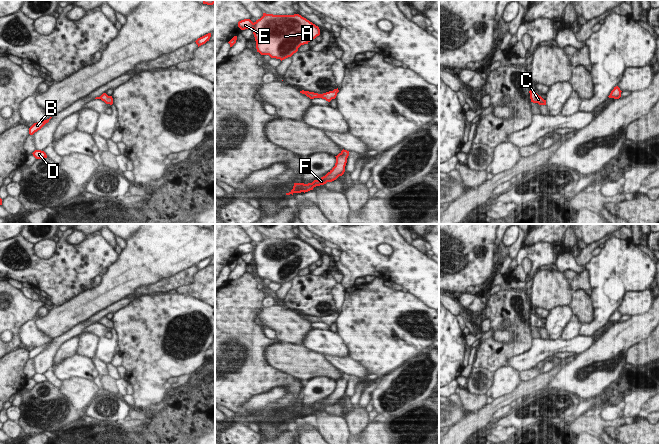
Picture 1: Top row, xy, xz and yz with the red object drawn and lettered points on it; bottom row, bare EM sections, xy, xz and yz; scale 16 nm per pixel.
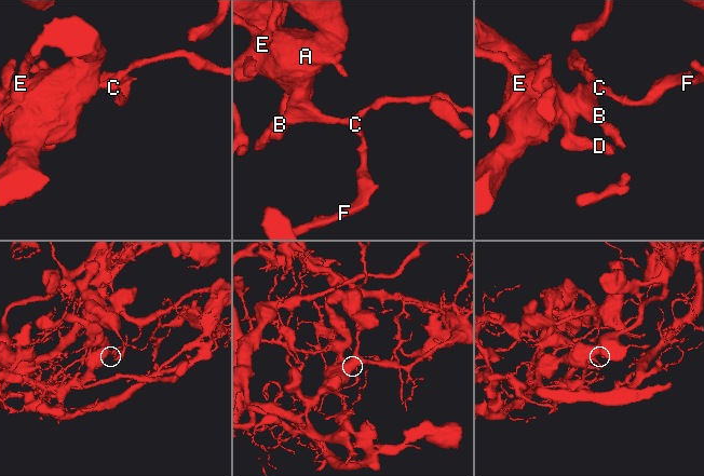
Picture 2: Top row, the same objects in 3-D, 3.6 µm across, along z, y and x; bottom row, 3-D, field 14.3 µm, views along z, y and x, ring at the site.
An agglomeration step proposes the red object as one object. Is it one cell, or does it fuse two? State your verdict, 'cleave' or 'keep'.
keep

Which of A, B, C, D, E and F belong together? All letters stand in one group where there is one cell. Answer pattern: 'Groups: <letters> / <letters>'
Groups: A B C D E F.

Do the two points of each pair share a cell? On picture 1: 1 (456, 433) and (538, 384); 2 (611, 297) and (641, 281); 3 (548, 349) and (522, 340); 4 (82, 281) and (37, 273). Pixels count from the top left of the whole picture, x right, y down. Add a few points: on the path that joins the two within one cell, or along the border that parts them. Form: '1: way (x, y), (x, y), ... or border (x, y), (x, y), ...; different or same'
1: way (476, 421), (496, 404), (512, 397), (518, 392); same
2: way (618, 290), (627, 281), (634, 281); same
3: border (532, 340), (532, 346), (528, 350), (511, 356); different
4: way (71, 276), (48, 275); same

